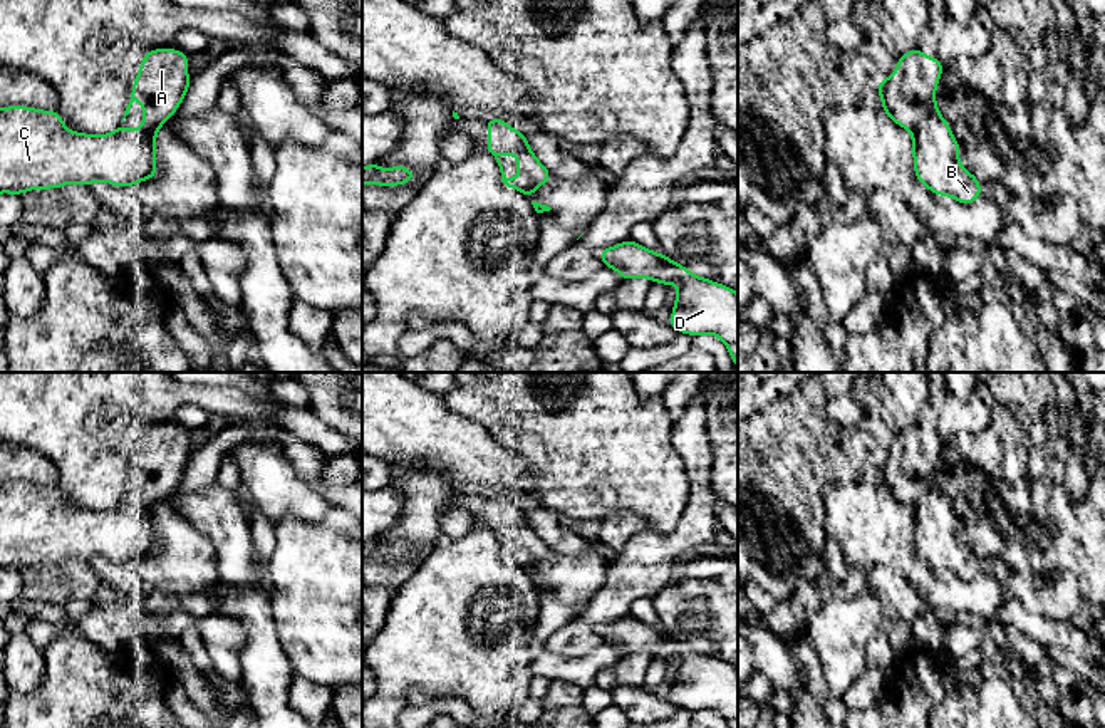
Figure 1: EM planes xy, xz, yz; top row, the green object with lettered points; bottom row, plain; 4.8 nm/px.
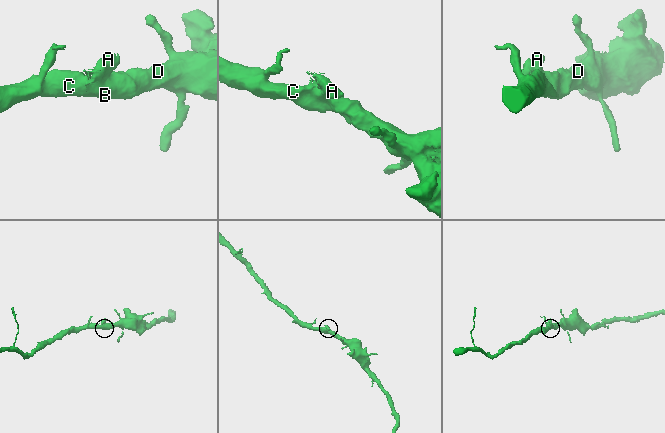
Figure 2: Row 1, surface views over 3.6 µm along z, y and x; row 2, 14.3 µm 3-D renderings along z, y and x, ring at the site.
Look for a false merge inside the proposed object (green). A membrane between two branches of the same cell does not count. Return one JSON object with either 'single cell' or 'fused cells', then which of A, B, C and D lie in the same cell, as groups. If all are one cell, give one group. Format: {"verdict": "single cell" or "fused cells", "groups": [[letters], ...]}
{"verdict": "fused cells", "groups": [["A"], ["B", "C", "D"]]}

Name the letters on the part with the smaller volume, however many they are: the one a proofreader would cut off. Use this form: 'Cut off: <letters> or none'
Cut off: A

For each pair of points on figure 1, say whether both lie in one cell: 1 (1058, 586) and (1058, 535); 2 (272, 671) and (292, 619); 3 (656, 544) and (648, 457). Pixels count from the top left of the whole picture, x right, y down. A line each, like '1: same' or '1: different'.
1: different
2: different
3: different

